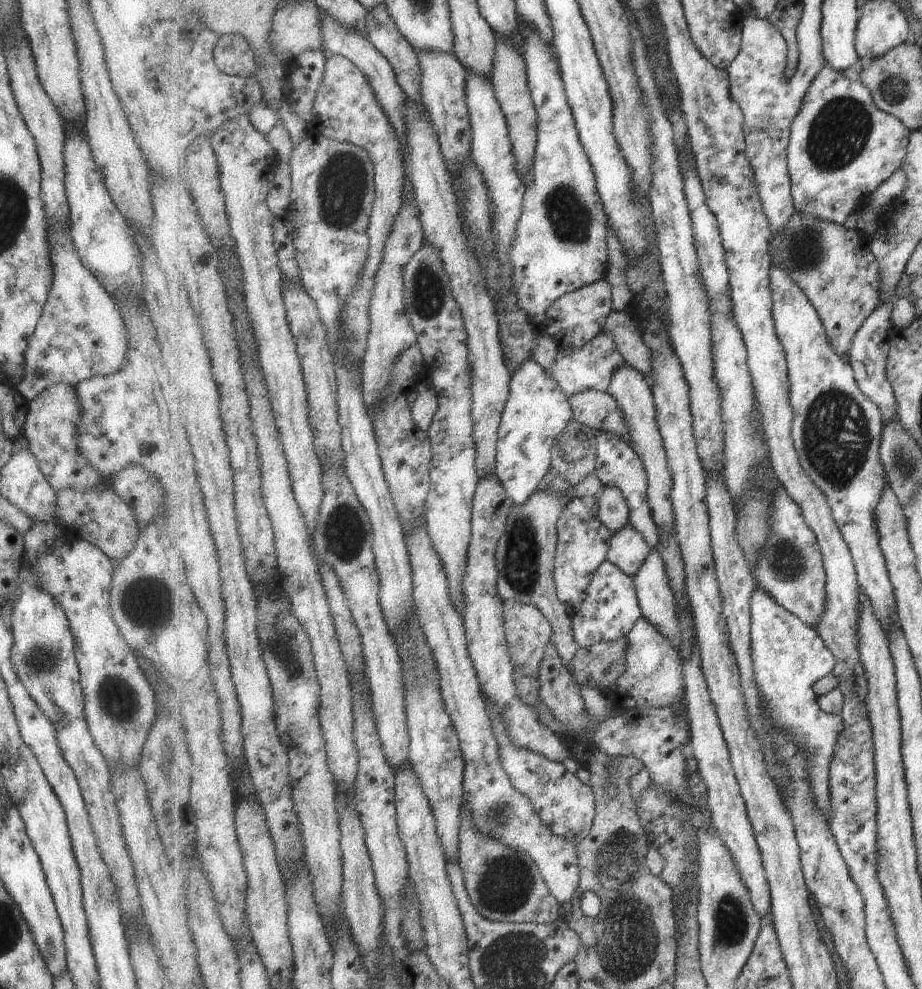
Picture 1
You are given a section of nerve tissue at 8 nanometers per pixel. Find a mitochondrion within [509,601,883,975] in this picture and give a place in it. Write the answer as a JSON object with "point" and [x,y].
{"point":[730,924]}

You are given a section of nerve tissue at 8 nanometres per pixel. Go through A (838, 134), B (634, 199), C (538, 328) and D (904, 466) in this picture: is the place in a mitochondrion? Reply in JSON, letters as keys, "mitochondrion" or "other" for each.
{"A":"mitochondrion","B":"other","C":"other","D":"mitochondrion"}

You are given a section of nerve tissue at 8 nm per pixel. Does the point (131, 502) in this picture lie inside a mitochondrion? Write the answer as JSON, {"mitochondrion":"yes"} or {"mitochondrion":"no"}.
{"mitochondrion":"no"}

